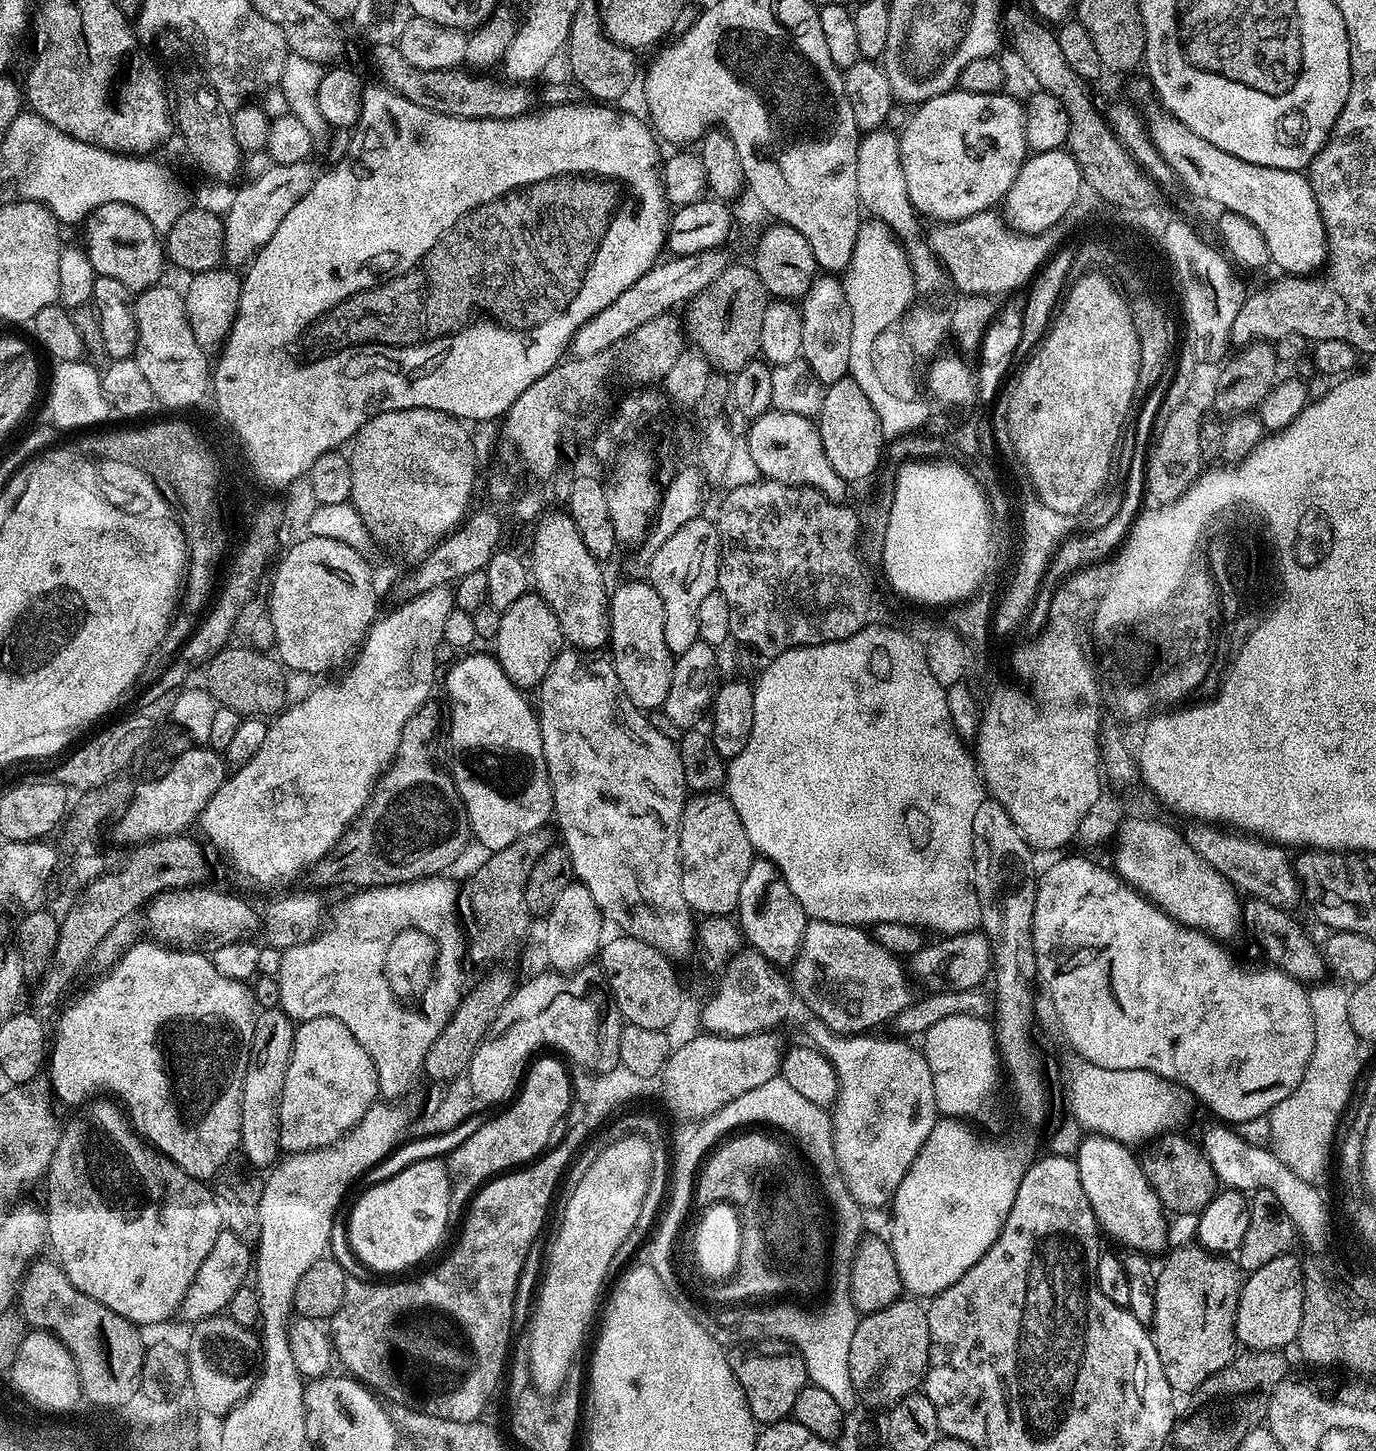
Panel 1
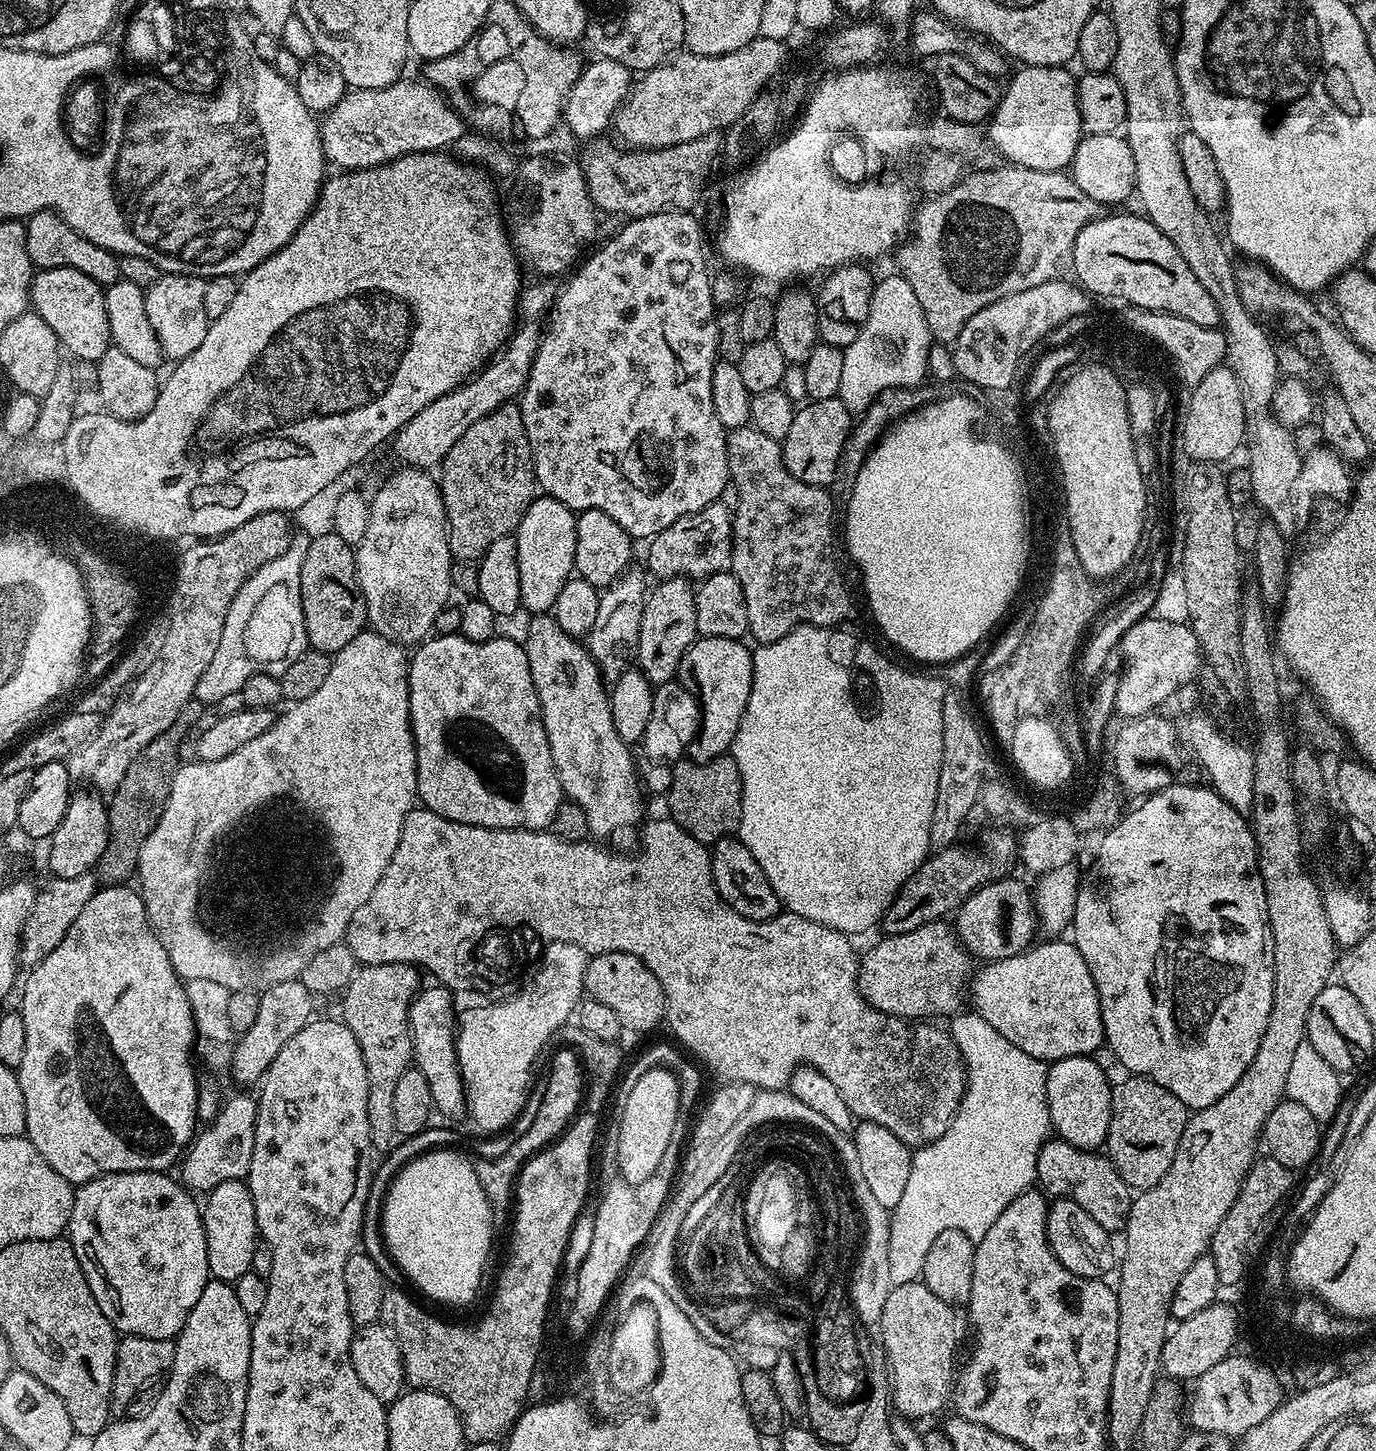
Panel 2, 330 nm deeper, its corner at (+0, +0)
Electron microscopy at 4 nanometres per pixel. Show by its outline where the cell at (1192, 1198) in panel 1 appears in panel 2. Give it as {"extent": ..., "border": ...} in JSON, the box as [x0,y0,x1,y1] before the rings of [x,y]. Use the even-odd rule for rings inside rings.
{"extent":[1106,1074,1190,1190],"border":[[[1135,1074],[1127,1078],[1129,1080],[1122,1081],[1120,1085],[1117,1083],[1112,1089],[1112,1113],[1106,1141],[1106,1155],[1118,1170],[1122,1182],[1126,1182],[1133,1190],[1143,1190],[1158,1186],[1166,1170],[1170,1170],[1170,1162],[1174,1162],[1178,1142],[1182,1142],[1182,1134],[1188,1124],[1190,1109],[1178,1097],[1170,1094],[1170,1090],[1158,1086],[1158,1082]]]}

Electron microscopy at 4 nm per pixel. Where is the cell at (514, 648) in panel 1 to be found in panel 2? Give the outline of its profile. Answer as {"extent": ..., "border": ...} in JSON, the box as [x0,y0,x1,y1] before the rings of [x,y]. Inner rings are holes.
{"extent":[514,494,578,613],"border":[[[540,494],[532,501],[522,522],[516,527],[514,535],[518,546],[520,602],[525,613],[551,613],[558,594],[573,575],[578,551],[576,517],[577,513],[562,502],[550,495]]]}

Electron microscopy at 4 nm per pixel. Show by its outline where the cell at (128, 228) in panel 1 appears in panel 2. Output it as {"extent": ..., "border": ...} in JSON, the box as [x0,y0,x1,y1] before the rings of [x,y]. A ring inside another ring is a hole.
{"extent":[24,210,120,286],"border":[[[45,210],[34,213],[27,217],[24,229],[26,230],[26,250],[37,269],[82,270],[86,278],[94,278],[94,282],[102,286],[110,285],[120,279],[120,261],[117,253],[90,242],[90,238],[82,238],[82,234],[78,234],[78,230],[70,227],[57,212]]]}

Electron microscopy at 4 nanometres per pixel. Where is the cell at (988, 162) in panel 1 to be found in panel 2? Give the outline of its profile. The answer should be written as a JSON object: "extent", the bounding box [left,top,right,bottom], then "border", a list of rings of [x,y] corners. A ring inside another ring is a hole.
{"extent":[986,66,1082,172],"border":[[[1024,66],[1021,72],[1013,71],[1006,87],[1003,89],[1000,104],[992,113],[986,124],[989,143],[997,148],[1009,165],[1030,170],[1047,172],[1064,172],[1074,158],[1082,139],[1078,98],[1076,97],[1075,75],[1071,76],[1067,67],[1047,68],[1046,66]]]}

